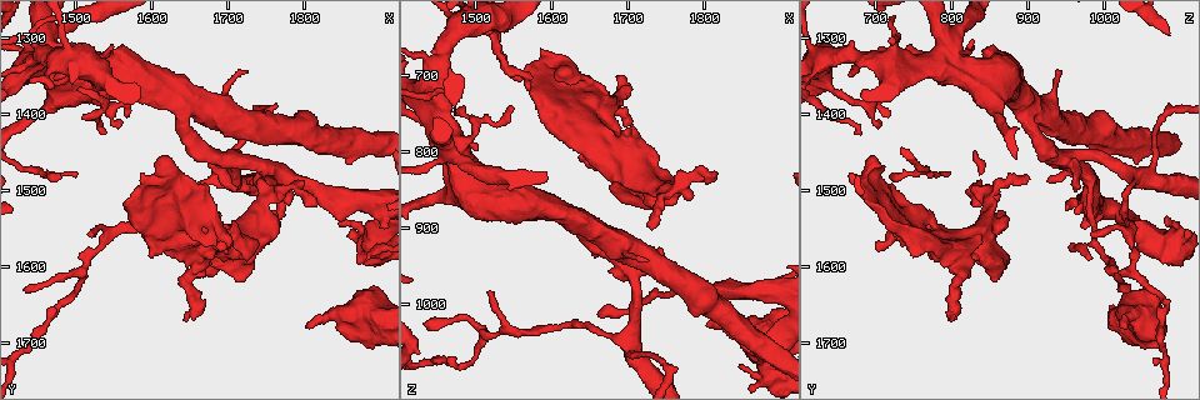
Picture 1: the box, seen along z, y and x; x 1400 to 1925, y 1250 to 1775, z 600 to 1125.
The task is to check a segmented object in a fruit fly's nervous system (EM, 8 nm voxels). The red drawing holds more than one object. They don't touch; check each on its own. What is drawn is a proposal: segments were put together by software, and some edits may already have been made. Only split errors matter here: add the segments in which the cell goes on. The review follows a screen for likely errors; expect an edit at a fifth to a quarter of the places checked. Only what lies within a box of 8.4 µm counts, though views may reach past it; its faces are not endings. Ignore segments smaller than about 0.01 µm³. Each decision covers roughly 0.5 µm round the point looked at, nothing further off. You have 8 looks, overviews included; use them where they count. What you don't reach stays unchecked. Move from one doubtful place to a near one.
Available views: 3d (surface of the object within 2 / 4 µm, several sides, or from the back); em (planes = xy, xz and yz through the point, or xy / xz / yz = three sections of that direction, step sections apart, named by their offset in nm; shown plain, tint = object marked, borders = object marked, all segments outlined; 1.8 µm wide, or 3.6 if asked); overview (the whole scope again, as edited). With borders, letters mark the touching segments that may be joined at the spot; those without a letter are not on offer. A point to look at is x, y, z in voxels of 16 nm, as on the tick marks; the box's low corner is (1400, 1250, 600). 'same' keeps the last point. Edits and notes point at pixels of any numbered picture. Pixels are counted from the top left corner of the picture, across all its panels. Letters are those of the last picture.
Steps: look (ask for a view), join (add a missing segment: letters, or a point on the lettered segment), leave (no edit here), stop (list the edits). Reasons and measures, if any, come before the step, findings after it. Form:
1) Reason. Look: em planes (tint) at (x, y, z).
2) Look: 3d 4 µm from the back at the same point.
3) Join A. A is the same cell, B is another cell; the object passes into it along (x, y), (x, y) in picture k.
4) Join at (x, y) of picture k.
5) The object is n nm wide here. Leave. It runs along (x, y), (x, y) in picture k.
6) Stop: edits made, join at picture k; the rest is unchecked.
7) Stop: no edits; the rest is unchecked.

An open end. Look: 3d 4 µm from the back at (1800, 1680, 1020).

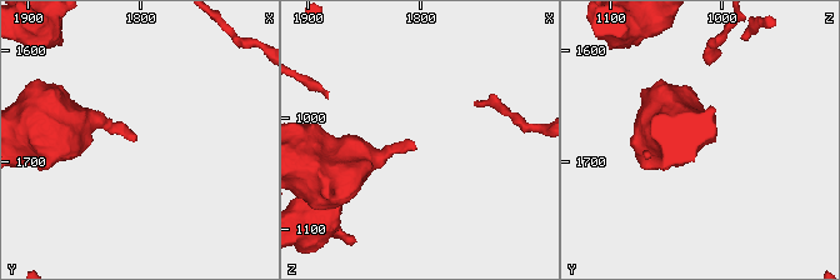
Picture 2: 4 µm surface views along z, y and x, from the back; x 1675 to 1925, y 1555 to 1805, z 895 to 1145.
Need the tissue. Look: em planes (borders) at (1806, 1682, 1024).

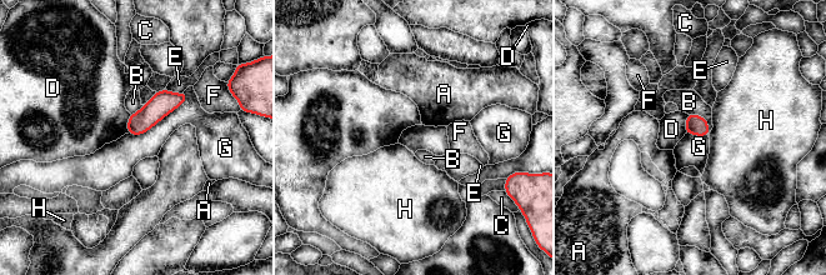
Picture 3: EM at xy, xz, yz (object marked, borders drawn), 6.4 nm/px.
The longest contact is with G, 460 nm. Leave. A, B, C, D, E, F, G and H are other cells; a border runs along (188, 94), (148, 130), (128, 134) in picture 3; none of them fits.

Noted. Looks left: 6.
Thick end. Look: 3d 2 µm at (1705, 1545, 765).

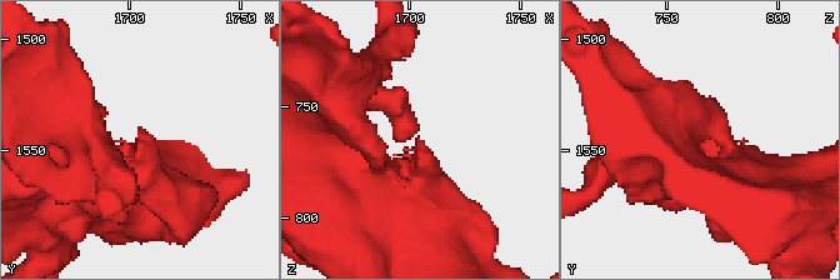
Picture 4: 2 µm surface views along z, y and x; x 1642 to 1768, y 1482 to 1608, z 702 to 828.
Look: em xy step 4 (borders) at (1703, 1545, 767).

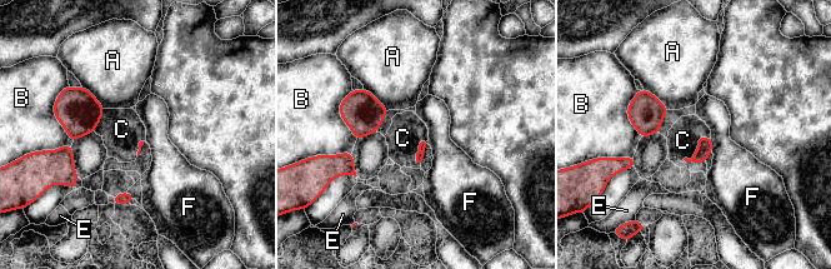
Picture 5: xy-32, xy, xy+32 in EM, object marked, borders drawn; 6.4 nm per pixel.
Look: em planes (borders) at the same point.

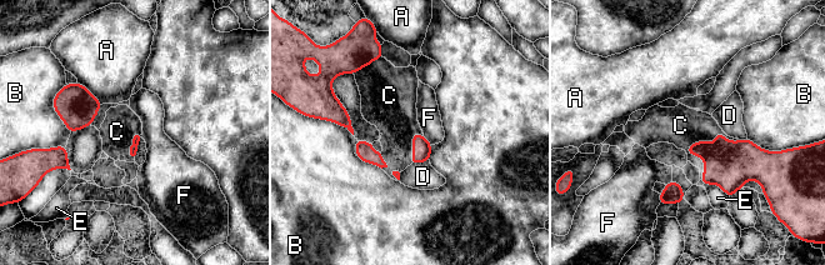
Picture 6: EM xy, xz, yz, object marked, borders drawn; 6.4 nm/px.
Join C. C is the same cell, A, B, D, E and F are other cells; the cell continues.

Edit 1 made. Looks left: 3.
See it whole again. Look: overview.

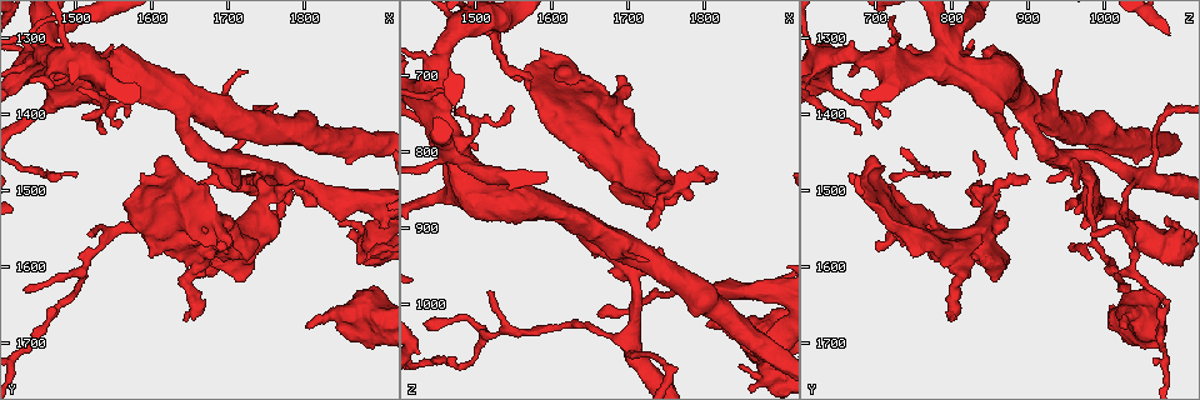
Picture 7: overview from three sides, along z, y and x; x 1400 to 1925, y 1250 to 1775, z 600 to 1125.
Three-way junction. Look: em planes (tint) at (1705, 1455, 945).

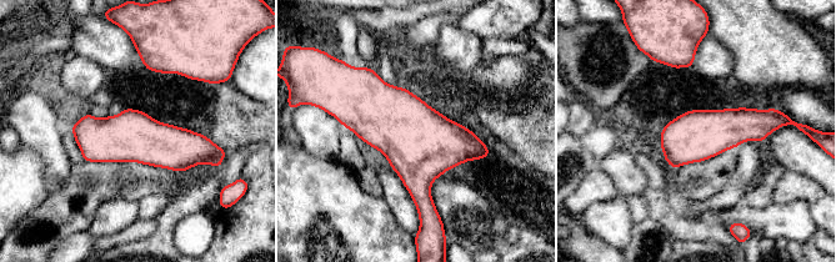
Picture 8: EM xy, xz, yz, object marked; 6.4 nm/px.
See the neighbours. Look: em planes (borders) at the same point.

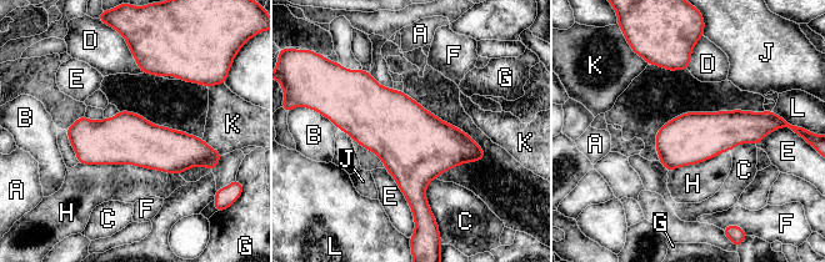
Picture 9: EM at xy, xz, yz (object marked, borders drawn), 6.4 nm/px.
Leave. A, B, C, D, E, F, G, H, J, K and L are other cells; a border runs along (79, 162), (133, 164), (179, 175) in picture 9; none of them fits.

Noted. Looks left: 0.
Stop: edits made, join at picture 6; the rest is unchecked.

